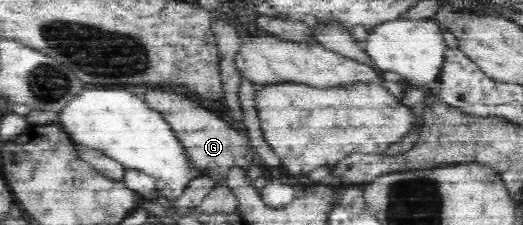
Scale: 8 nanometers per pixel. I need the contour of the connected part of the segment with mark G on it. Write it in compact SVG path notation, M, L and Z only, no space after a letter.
M152 88L152 90L146 90L144 98L146 98L146 104L152 106L152 110L160 110L164 118L168 118L167 121L171 123L171 127L187 147L187 153L191 155L192 162L195 162L196 166L203 167L203 170L208 170L208 174L222 176L228 170L228 166L232 166L234 162L242 166L251 164L254 150L251 145L248 146L250 142L245 132L230 128L228 121L218 116L216 112L202 108L190 96L184 96L172 90L162 92Z

